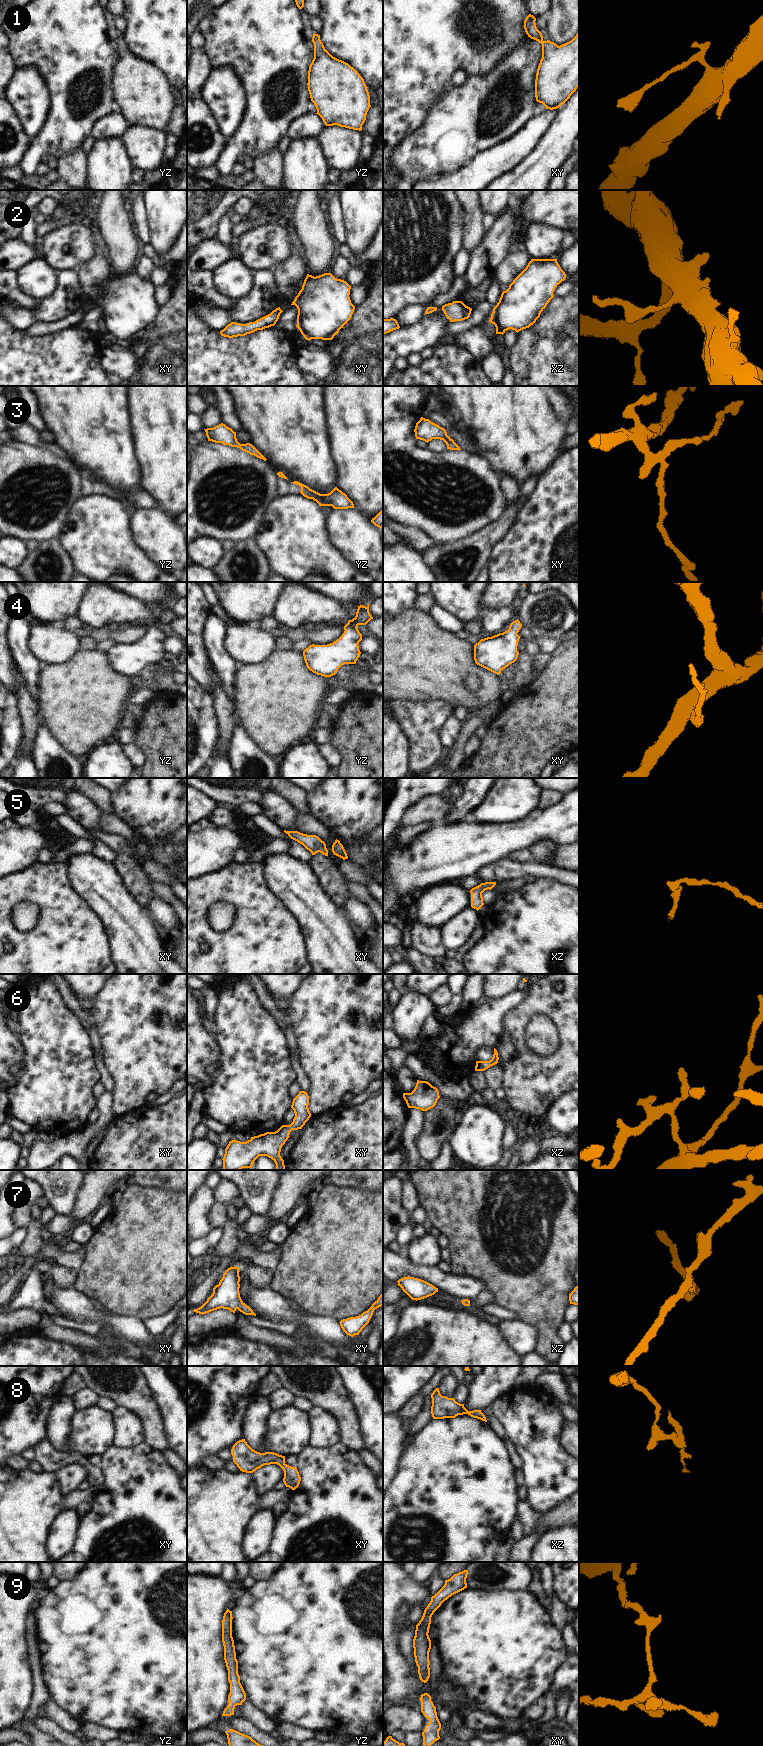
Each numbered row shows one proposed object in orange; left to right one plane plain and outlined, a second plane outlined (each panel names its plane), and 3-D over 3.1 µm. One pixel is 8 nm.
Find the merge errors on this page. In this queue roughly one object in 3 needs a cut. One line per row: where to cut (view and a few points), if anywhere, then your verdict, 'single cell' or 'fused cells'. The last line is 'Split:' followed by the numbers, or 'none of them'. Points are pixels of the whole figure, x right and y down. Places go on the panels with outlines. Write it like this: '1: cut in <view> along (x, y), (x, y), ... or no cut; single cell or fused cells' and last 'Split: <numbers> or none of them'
1: no cut; single cell
2: no cut; single cell
3: no cut; single cell
4: no cut; single cell
5: no cut; single cell
6: no cut; single cell
7: no cut; single cell
8: no cut; single cell
9: no cut; single cell
Split: none of them

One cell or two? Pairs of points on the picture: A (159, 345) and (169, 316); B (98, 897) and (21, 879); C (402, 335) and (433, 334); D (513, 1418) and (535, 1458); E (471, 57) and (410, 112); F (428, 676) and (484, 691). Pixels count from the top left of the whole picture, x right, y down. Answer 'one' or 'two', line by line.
A: one
B: two
C: one
D: one
E: one
F: one

